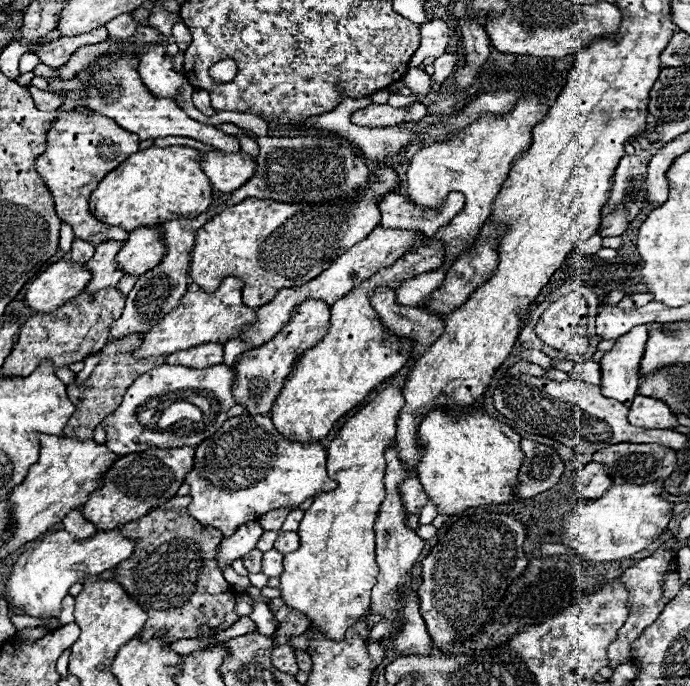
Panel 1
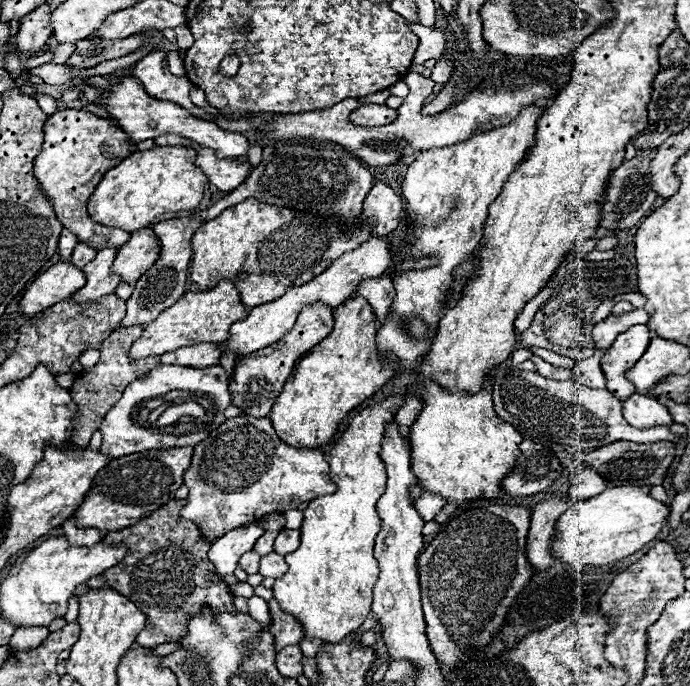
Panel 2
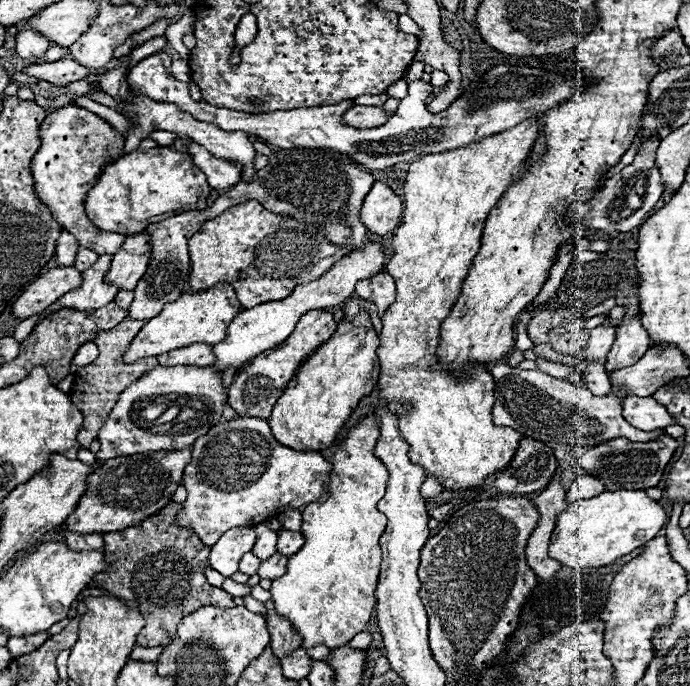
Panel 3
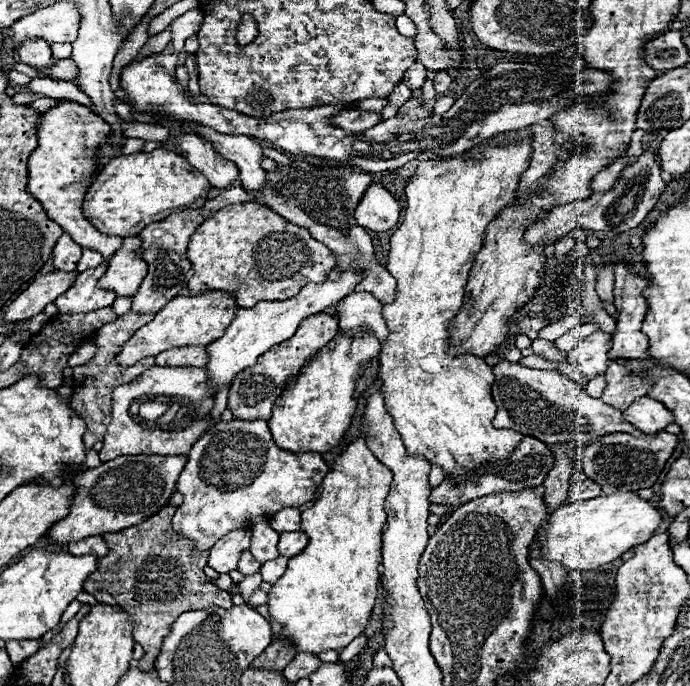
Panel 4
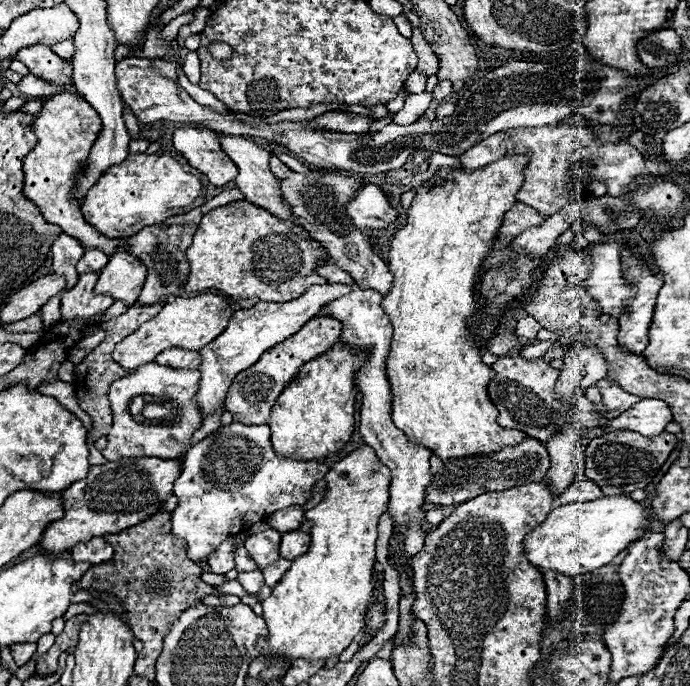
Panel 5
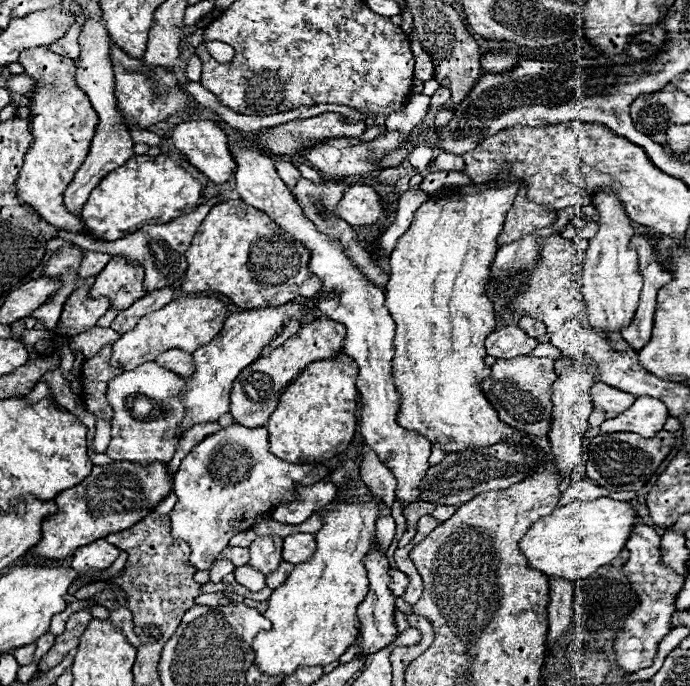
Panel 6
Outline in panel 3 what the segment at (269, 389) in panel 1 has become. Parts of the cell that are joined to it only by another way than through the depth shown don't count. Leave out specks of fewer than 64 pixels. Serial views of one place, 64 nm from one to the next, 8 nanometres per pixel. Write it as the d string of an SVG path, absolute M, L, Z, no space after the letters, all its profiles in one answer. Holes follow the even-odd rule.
M318 308L306 312L302 320L298 320L294 332L282 344L258 354L252 362L244 364L236 372L234 384L230 384L228 388L228 404L242 418L270 418L278 396L284 392L286 384L290 382L302 360L306 360L308 354L312 354L320 344L324 344L334 334L334 330L336 330L336 320L328 310ZM262 380L266 380L268 384L264 384Z

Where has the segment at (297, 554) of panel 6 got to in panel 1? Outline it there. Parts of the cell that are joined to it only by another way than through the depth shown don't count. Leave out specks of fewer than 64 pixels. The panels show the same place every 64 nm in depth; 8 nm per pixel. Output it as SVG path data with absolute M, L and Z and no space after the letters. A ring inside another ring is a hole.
M282 532L274 544L274 548L282 554L290 554L298 548L298 534L296 532Z

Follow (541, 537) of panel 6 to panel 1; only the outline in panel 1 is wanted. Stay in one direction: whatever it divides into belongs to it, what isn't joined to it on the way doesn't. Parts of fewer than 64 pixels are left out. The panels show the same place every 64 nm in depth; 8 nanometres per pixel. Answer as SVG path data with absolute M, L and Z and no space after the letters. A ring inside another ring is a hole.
M664 482L648 484L618 484L612 486L602 498L574 508L564 518L562 544L576 550L586 560L612 562L630 558L654 542L670 524L674 504L662 498Z

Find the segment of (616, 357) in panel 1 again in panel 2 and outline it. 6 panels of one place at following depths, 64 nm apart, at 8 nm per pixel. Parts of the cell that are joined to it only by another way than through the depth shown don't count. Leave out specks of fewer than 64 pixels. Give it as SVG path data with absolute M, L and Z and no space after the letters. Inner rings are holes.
M636 324L628 328L624 334L618 334L614 344L602 356L602 372L606 376L606 390L618 400L626 402L634 392L634 384L626 380L626 372L634 368L642 352L646 352L650 344L650 330L644 324Z

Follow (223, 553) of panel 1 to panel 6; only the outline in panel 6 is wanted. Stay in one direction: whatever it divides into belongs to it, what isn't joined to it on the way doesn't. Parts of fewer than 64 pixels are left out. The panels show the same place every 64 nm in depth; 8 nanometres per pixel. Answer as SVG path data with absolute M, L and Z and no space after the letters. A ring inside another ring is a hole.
M218 558L218 560L214 560L214 564L210 568L210 580L212 582L220 582L230 572L234 572L234 564L230 560L220 560Z

